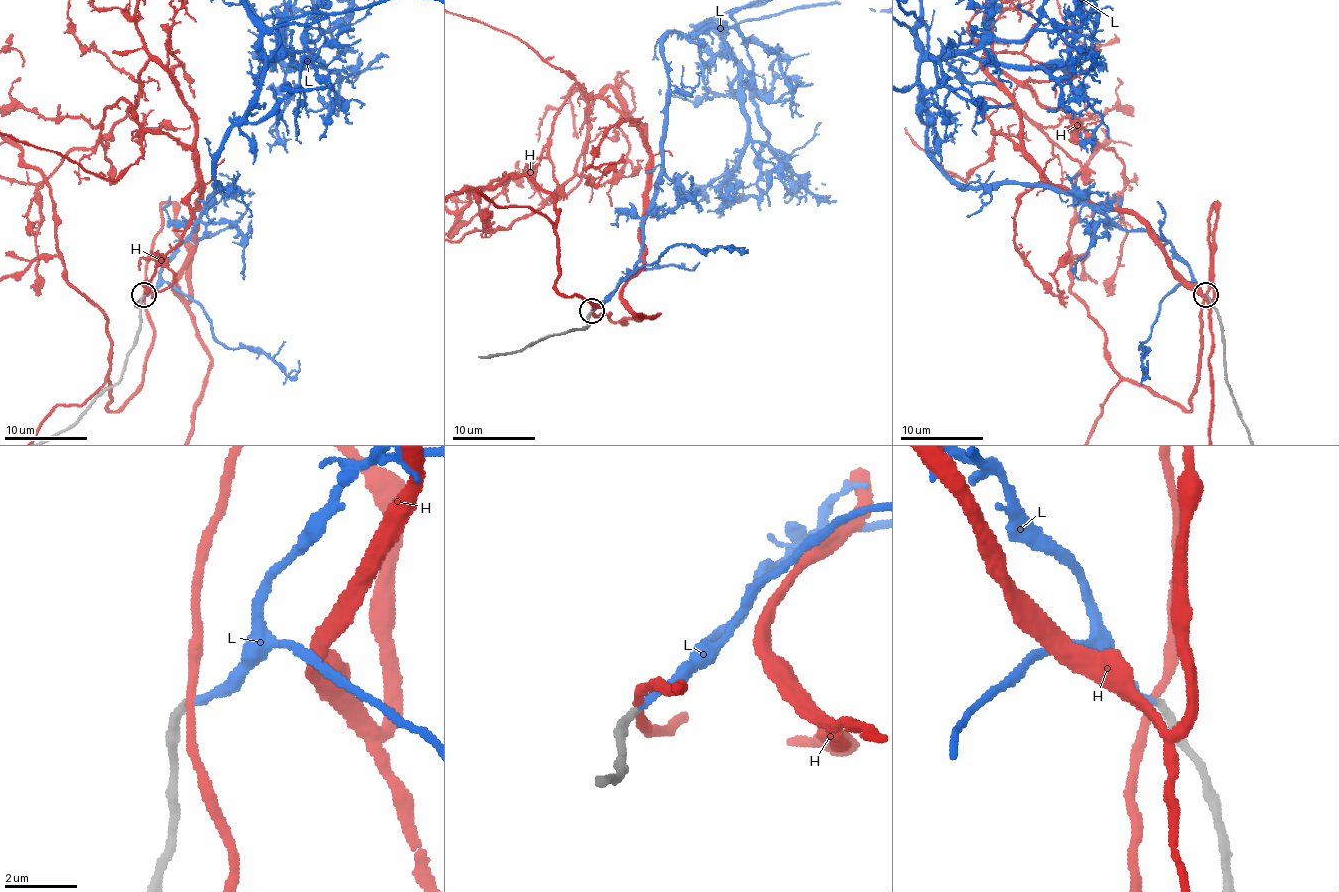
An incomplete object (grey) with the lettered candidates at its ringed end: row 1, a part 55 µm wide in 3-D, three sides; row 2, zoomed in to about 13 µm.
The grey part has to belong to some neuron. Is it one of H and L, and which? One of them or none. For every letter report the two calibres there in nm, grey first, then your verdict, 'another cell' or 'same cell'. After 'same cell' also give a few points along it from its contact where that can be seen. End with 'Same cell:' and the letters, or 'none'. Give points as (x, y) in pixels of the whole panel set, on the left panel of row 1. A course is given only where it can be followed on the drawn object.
H: 240/220 nm | another cell
L: 240/200 nm | same cell
Same cell: L

